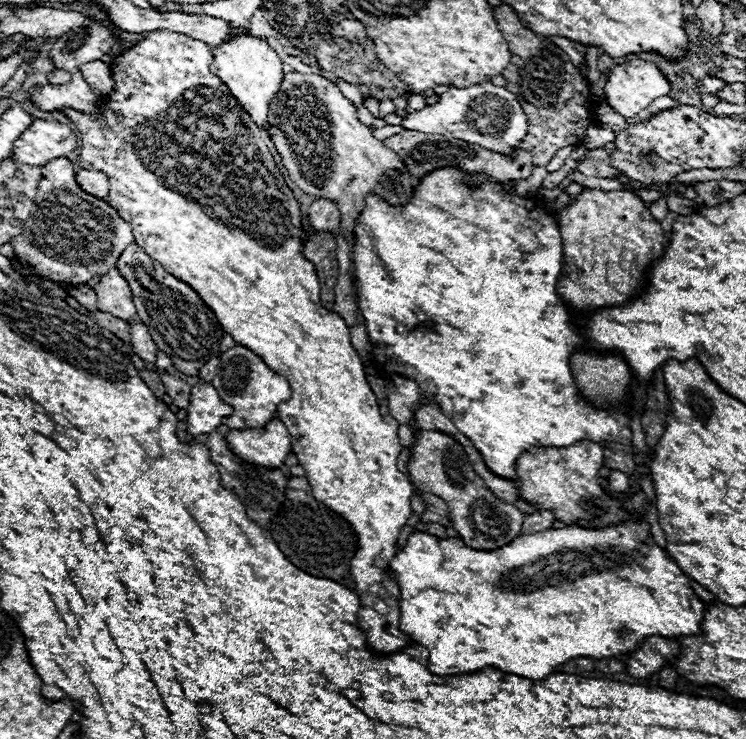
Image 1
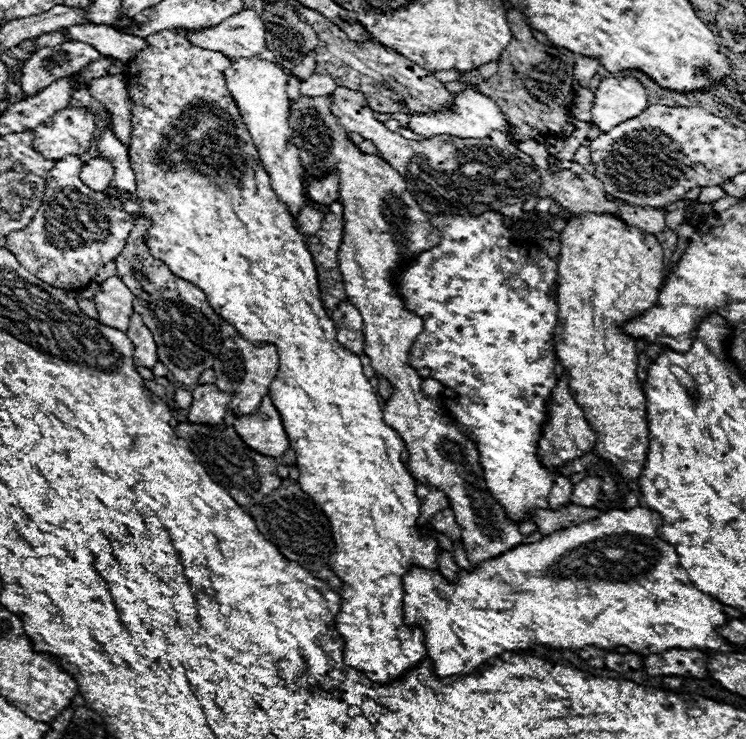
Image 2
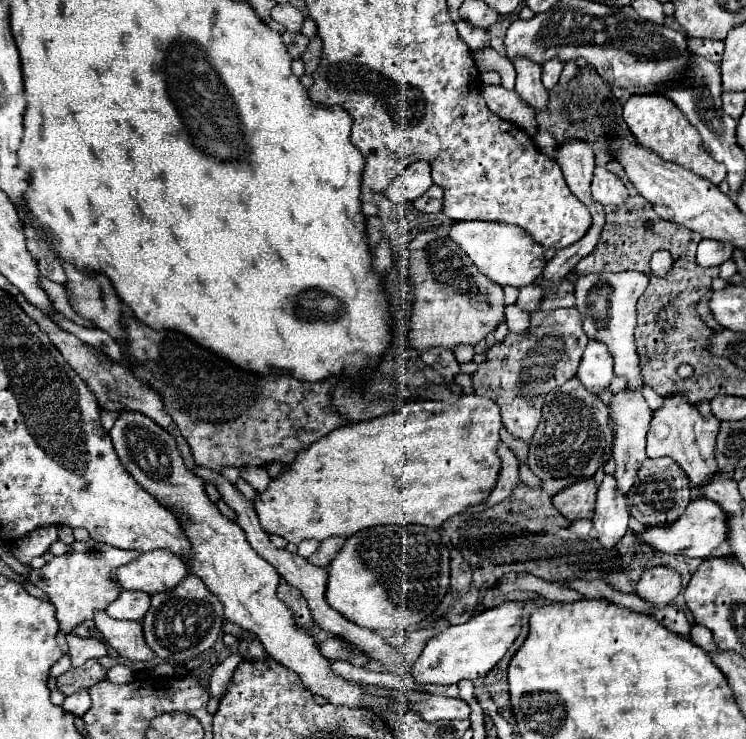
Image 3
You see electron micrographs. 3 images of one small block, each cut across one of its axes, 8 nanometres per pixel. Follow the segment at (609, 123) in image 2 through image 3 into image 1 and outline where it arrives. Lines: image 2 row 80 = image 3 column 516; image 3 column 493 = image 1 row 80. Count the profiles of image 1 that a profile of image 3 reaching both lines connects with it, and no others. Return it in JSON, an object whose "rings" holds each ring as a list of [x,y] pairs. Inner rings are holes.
{"rings":[[[630,60],[626,64],[618,64],[612,68],[612,74],[608,76],[608,84],[604,88],[606,94],[606,102],[624,118],[634,118],[638,116],[640,110],[648,108],[656,98],[666,96],[670,92],[670,82],[666,80],[666,76],[660,72],[656,62],[650,60]]]}

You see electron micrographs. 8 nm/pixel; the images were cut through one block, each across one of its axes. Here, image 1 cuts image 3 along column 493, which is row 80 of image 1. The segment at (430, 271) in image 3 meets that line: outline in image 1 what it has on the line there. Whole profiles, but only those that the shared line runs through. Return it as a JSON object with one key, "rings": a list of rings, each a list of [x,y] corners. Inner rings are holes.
{"rings":[[[284,74],[278,94],[268,104],[268,124],[272,142],[294,184],[306,194],[334,200],[342,214],[340,228],[346,234],[352,234],[368,192],[382,196],[390,204],[410,200],[414,178],[402,158],[372,136],[372,130],[358,120],[356,106],[342,96],[332,80],[320,74]]]}

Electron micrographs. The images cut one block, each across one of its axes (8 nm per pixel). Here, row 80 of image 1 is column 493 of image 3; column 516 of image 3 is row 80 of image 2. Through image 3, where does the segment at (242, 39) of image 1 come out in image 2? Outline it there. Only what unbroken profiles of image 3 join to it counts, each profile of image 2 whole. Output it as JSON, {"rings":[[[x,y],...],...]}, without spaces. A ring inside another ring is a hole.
{"rings":[[[240,58],[232,60],[232,66],[228,72],[224,72],[228,90],[232,92],[232,98],[236,100],[236,106],[240,108],[240,116],[256,144],[256,150],[260,152],[260,162],[264,164],[264,170],[272,178],[272,190],[280,200],[288,204],[288,210],[296,218],[300,210],[306,206],[304,198],[304,168],[300,164],[300,150],[292,144],[292,128],[288,126],[290,118],[290,100],[286,94],[288,88],[288,74],[274,62],[266,62],[260,58]]]}

